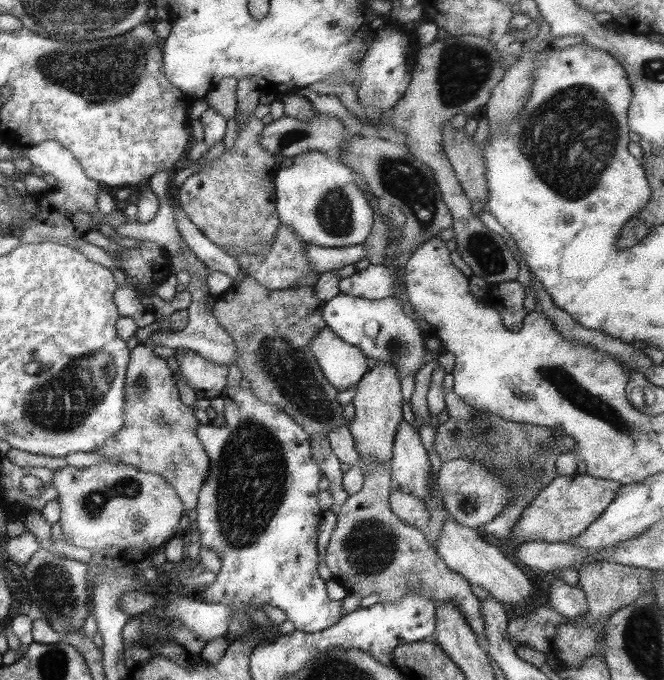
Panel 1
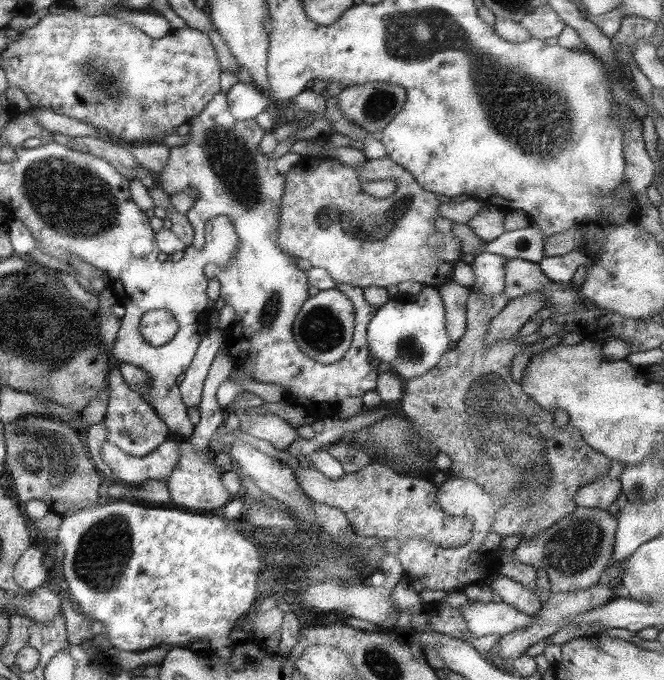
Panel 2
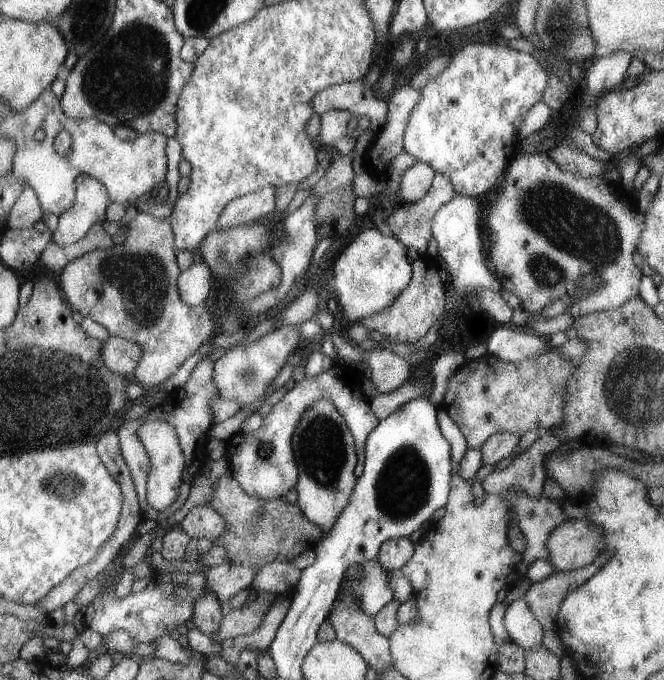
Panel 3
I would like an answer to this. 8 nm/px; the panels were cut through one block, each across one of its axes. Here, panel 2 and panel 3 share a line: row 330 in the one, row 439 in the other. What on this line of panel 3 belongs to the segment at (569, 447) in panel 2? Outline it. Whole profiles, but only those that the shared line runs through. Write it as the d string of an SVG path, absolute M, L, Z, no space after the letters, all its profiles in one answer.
M548 352L543 355L538 355L529 359L524 359L517 363L504 363L498 358L494 358L490 353L482 355L480 358L475 360L466 360L458 370L449 378L446 392L441 406L447 411L448 416L451 416L451 419L458 425L458 428L462 431L464 438L466 439L466 444L468 449L479 449L485 440L488 440L489 436L492 436L494 433L507 432L515 434L516 436L521 437L524 432L528 430L549 430L553 426L557 426L563 420L563 406L565 403L565 394L568 388L569 378L572 376L576 368L576 362L565 359L558 352Z

